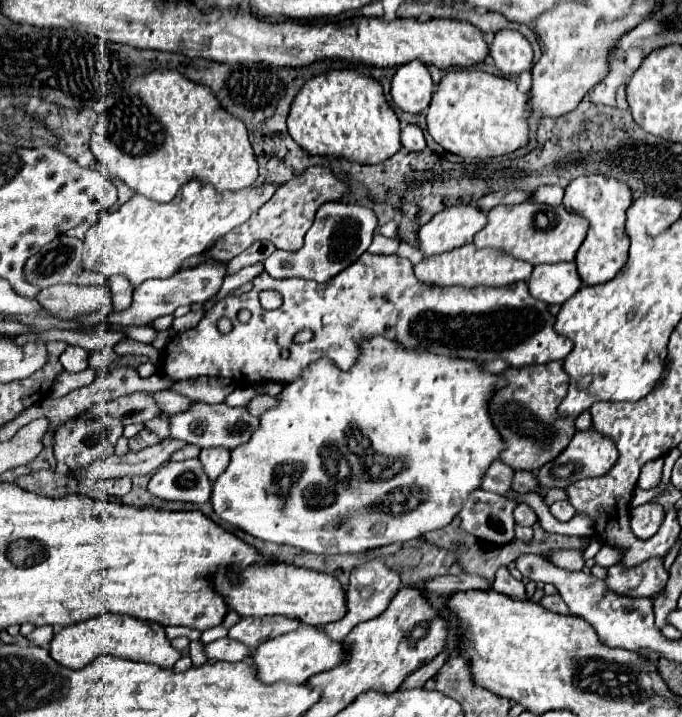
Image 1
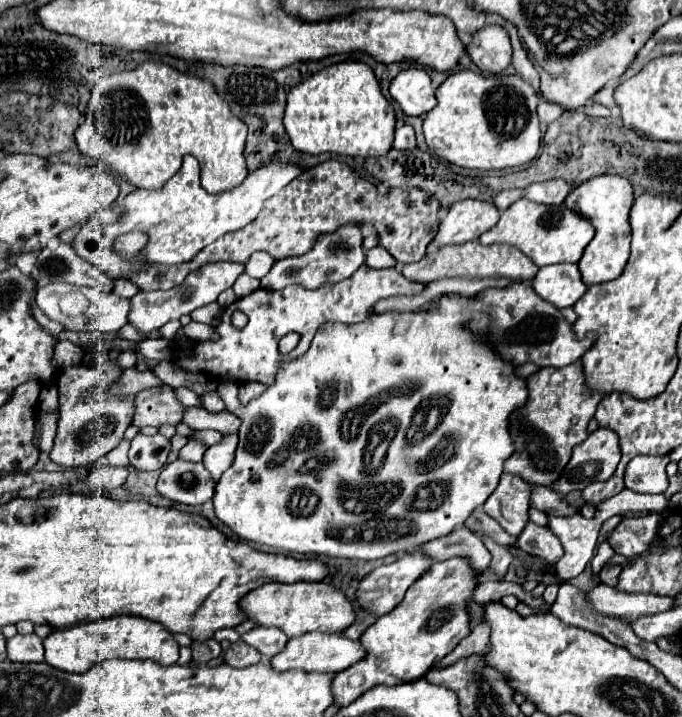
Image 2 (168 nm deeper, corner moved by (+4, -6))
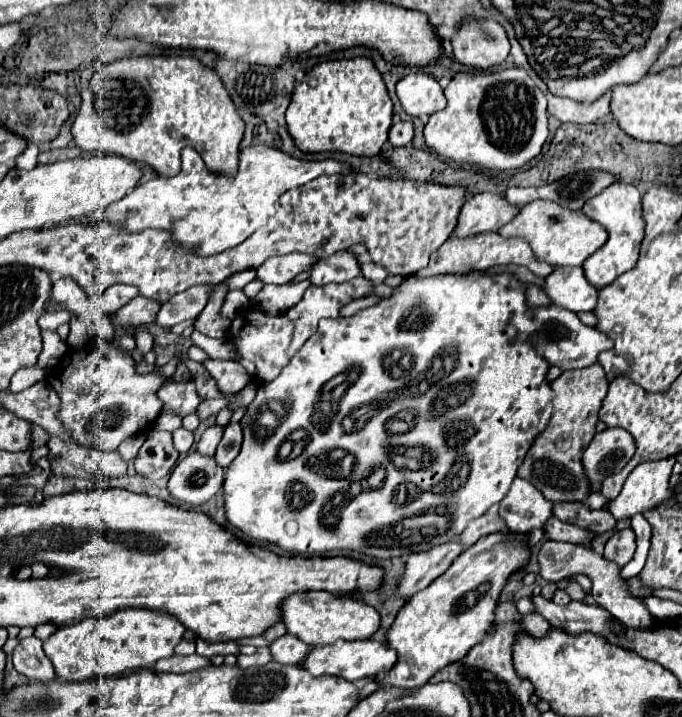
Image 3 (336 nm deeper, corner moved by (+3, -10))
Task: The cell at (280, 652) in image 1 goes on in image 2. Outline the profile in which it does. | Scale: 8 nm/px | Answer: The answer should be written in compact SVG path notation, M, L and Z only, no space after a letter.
M307 632L303 636L291 638L285 646L285 650L281 650L273 660L273 668L275 670L291 670L291 668L299 668L305 672L341 672L345 668L349 668L351 664L359 662L361 658L365 658L365 648L359 644L359 640L349 640L343 634L321 634L321 632Z

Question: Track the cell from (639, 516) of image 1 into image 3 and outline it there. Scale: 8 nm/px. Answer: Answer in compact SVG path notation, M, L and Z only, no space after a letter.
M624 528L610 536L604 548L604 558L616 562L618 566L624 566L632 560L634 552L636 552L636 534L632 528Z

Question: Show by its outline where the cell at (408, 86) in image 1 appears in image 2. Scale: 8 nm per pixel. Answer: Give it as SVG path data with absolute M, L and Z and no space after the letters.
M407 68L391 82L391 96L407 116L423 116L437 104L431 78L425 70Z

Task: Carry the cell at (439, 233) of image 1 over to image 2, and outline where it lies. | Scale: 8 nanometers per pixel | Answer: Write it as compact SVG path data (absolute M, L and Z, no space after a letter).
M459 200L439 224L435 244L465 244L479 238L485 230L499 222L499 210L485 200Z

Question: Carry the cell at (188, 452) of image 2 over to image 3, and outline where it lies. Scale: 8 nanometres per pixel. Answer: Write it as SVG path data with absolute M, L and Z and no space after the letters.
M210 426L202 434L202 438L198 440L196 452L202 454L202 456L212 456L214 450L216 450L216 446L218 446L218 442L220 442L220 438L222 438L222 428L220 426Z

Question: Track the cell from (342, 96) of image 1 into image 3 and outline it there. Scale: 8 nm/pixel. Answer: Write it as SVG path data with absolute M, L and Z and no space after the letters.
M370 58L316 64L294 88L286 110L288 132L302 152L346 152L378 156L392 126L392 100Z

